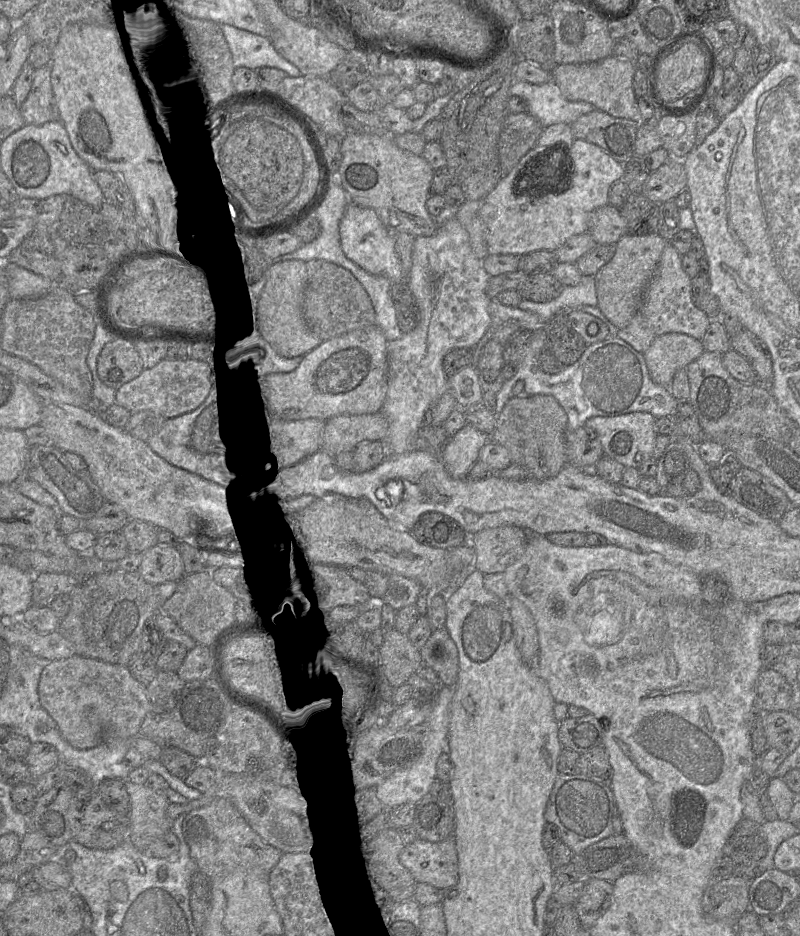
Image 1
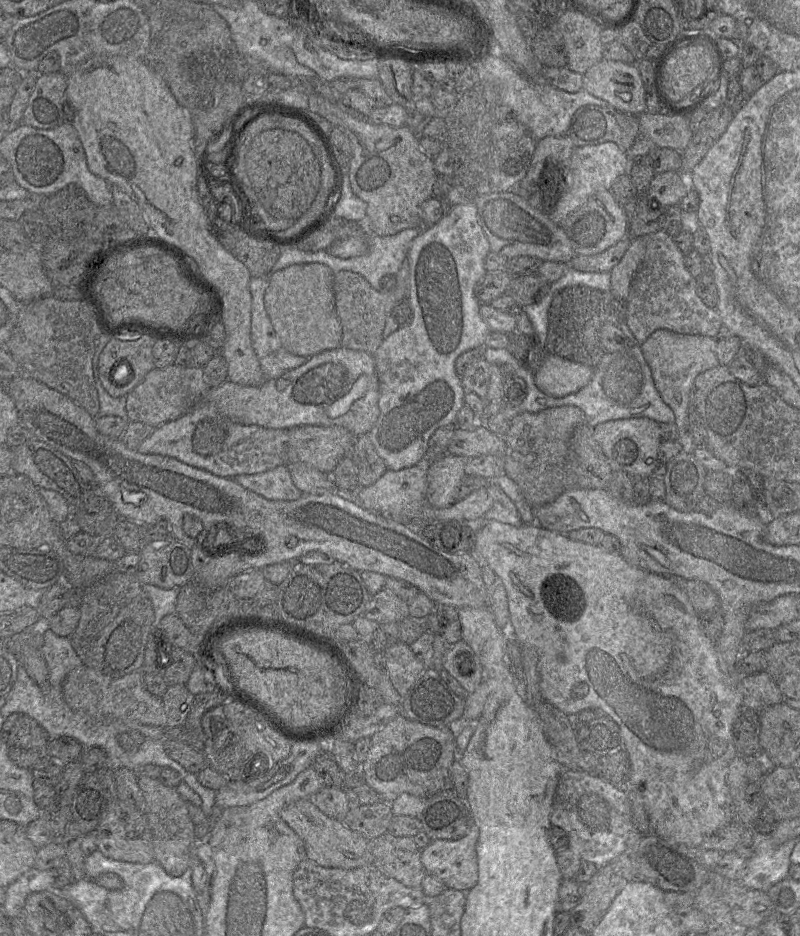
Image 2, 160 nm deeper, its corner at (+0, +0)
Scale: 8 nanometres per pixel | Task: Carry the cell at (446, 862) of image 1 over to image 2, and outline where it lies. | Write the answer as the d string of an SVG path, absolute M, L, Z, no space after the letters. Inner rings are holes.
M473 827L467 835L456 840L433 840L421 849L420 860L426 873L443 883L446 889L462 892L471 890L478 881L478 860L476 844L479 836L478 827Z

